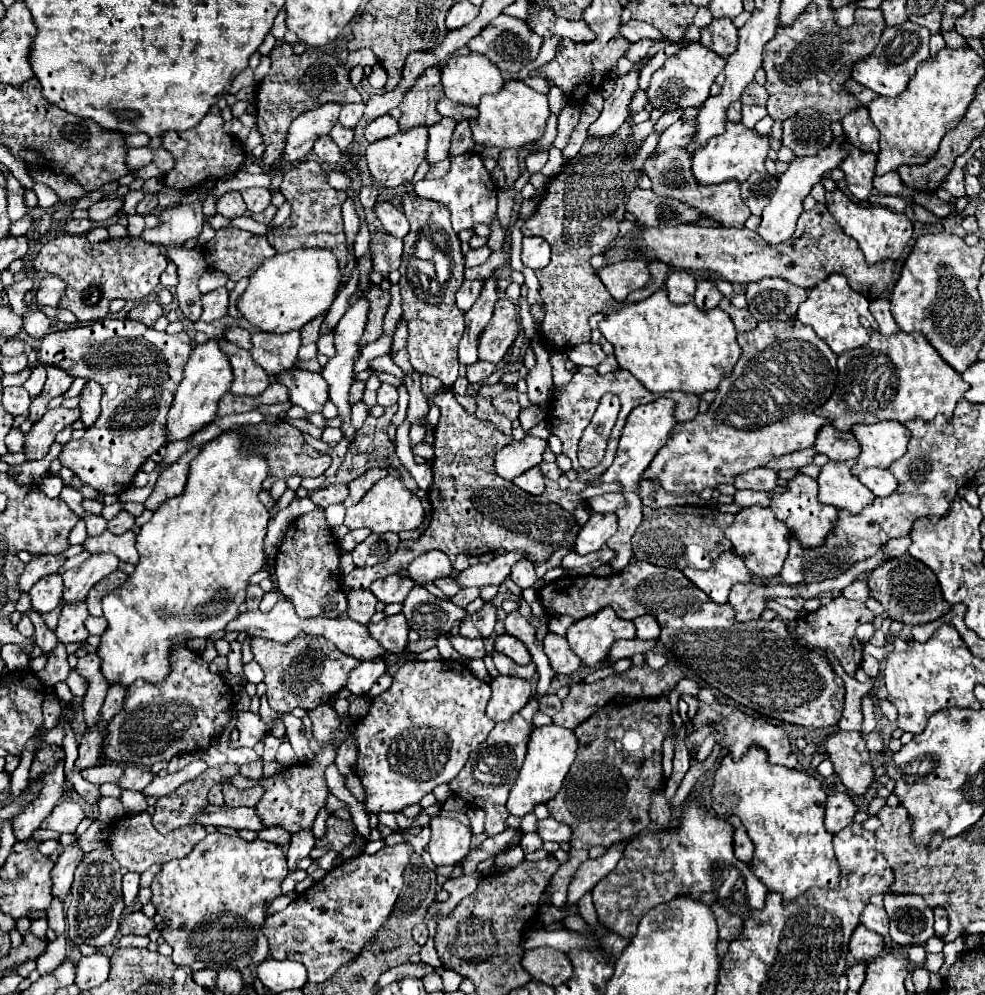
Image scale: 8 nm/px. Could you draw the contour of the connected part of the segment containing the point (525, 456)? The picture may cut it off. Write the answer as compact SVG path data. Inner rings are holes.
M526 436L524 440L514 440L512 444L504 446L496 458L494 468L496 474L504 480L514 480L516 476L524 474L526 470L538 466L542 462L542 454L548 442L536 436Z

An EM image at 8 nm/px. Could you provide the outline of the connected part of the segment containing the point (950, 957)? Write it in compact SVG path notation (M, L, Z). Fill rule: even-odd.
M957 938L952 942L944 944L943 954L944 963L939 970L939 974L942 979L946 979L948 976L948 970L955 963L955 961L960 958L967 951L966 943L964 938Z

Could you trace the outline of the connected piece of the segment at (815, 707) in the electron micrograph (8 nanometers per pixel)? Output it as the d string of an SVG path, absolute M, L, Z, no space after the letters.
M630 562L626 570L614 576L564 576L552 584L546 584L538 592L540 604L546 608L550 616L568 614L576 620L596 614L598 610L610 606L622 620L634 620L642 614L652 614L660 628L660 642L666 646L670 656L690 668L702 682L718 688L722 694L732 698L734 702L780 722L800 724L806 728L828 728L838 724L844 710L844 682L838 674L834 674L828 660L824 660L814 650L806 648L790 634L786 622L782 618L774 618L770 622L752 620L752 622L734 622L734 612L730 604L712 602L702 590L692 586L688 578L678 568L660 568L650 562Z

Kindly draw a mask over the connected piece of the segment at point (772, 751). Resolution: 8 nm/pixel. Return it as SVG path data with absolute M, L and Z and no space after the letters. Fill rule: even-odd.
M698 702L698 712L696 716L692 718L694 720L694 726L696 726L696 732L692 732L688 738L686 738L686 746L692 750L692 748L698 748L702 744L704 738L708 736L714 736L716 742L722 744L724 752L730 752L732 756L744 756L748 752L748 748L752 744L764 748L768 752L768 760L772 764L784 764L788 768L794 768L796 766L796 754L790 750L790 742L788 742L788 736L786 736L786 730L782 726L774 726L766 720L760 720L760 718L752 718L748 714L744 714L742 710L734 708L734 706L726 706L726 704L720 704L720 702L714 702L714 704L704 704L704 702ZM708 722L720 722L726 732L724 736L720 736L718 732L714 732Z

